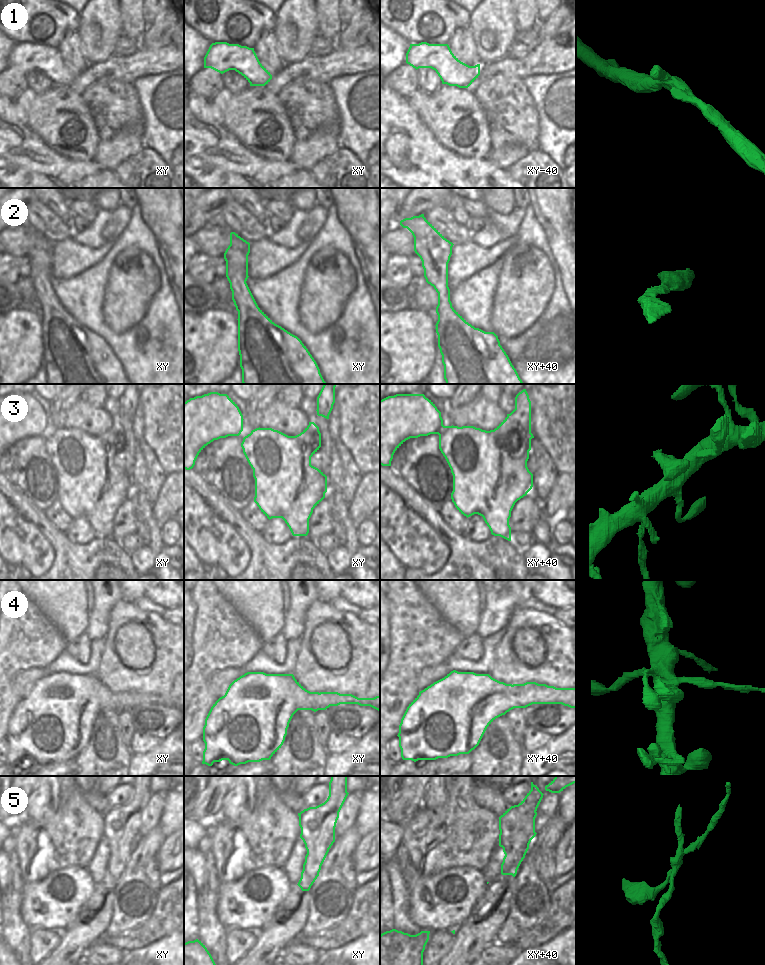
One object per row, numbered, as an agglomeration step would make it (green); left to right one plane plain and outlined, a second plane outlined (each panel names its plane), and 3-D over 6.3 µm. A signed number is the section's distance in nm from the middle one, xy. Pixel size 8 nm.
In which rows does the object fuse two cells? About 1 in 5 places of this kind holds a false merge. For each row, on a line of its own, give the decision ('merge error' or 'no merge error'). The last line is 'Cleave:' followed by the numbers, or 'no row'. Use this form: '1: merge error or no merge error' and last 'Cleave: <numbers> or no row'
1: no merge error
2: no merge error
3: no merge error
4: merge error
5: merge error
Cleave: 4, 5

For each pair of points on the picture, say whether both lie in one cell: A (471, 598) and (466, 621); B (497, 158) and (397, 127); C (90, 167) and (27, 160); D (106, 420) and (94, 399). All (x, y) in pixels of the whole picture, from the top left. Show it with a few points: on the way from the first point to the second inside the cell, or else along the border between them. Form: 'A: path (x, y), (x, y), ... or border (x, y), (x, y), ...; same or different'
A: path (466, 604), (466, 615); same
B: border (488, 157), (507, 170); different
C: path (74, 168), (43, 168); same
D: border (81, 399), (84, 399), (94, 407), (102, 408); different

